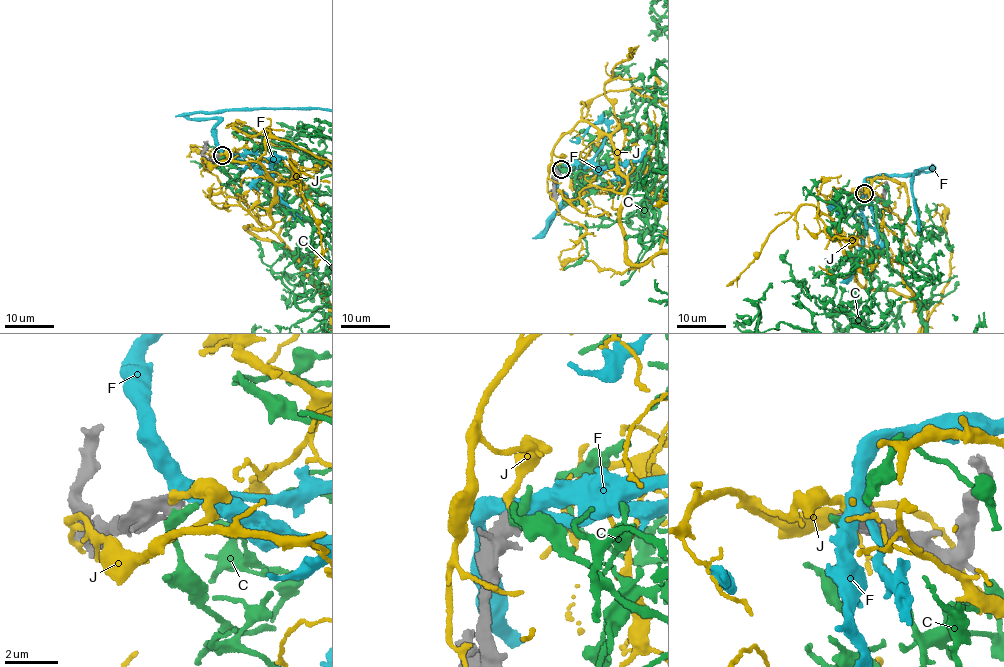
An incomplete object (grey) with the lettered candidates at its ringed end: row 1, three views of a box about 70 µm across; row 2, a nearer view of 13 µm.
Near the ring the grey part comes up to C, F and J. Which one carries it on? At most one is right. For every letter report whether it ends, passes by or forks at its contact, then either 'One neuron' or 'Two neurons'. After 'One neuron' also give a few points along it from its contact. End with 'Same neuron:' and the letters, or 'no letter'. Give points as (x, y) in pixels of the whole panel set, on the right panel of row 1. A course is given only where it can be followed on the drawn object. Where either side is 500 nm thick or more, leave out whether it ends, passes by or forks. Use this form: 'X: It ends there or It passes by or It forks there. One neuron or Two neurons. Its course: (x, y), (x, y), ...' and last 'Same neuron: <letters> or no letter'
C: Two neurons
F: Two neurons
J: Two neurons
Same neuron: no letter

